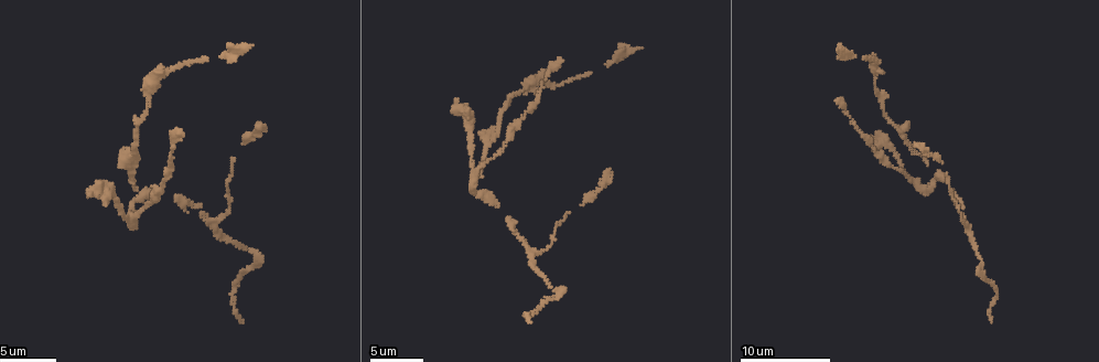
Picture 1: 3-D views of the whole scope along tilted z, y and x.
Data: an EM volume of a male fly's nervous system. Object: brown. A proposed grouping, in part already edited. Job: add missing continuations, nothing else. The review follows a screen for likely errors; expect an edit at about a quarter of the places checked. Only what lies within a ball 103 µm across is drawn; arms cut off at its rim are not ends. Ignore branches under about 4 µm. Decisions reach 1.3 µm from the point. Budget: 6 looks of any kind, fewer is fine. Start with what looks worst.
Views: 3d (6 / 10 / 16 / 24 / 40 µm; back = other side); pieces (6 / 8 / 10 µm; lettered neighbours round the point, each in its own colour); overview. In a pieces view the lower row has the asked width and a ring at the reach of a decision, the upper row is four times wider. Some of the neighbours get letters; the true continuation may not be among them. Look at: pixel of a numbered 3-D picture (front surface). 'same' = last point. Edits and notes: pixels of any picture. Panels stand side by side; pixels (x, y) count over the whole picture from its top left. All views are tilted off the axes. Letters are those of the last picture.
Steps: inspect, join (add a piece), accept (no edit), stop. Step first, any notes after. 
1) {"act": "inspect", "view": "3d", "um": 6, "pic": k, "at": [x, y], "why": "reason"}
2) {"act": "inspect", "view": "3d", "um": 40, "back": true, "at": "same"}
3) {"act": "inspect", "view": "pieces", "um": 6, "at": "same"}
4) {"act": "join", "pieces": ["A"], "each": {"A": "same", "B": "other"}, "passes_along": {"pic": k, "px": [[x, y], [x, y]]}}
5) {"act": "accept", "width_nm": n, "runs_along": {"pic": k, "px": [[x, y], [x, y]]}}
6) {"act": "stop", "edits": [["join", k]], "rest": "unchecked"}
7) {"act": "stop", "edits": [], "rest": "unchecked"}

{"act": "inspect", "view": "pieces", "um": 10, "pic": 1, "at": [240, 320]}

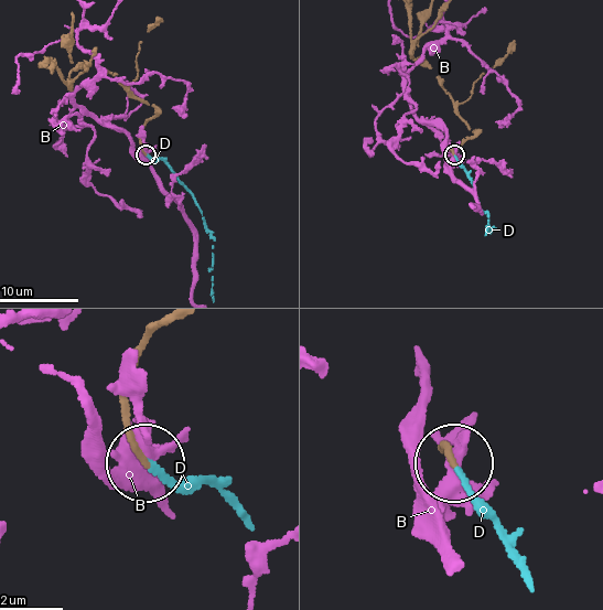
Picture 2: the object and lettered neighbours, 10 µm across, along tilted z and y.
{"act": "join", "pieces": ["D"], "each": {"B": "other", "D": "same"}, "found": "the neuron continues"}

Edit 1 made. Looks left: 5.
{"act": "inspect", "view": "overview"}

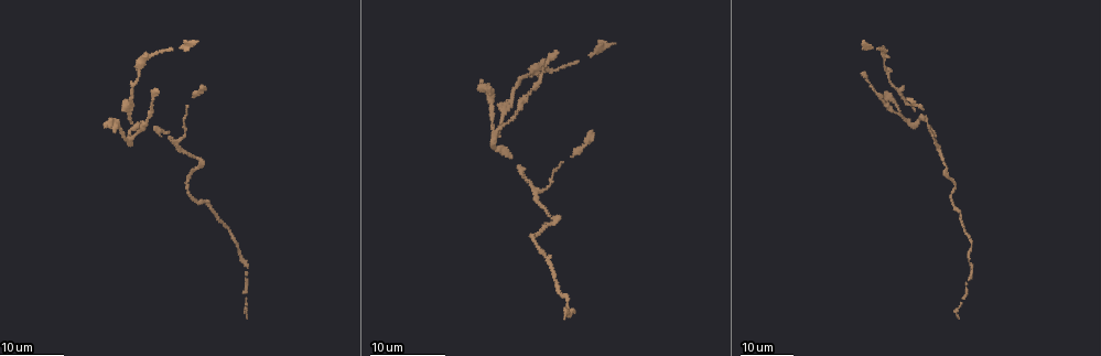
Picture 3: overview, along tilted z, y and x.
{"act": "inspect", "view": "3d", "um": 16, "pic": 3, "at": [591, 133], "why": "an open end"}

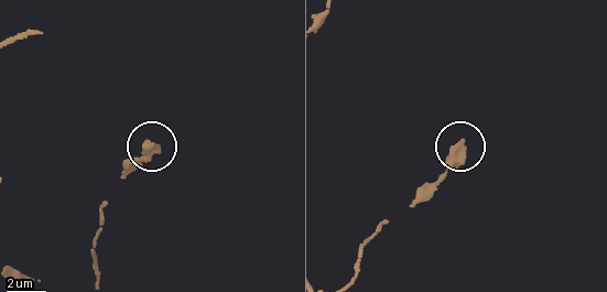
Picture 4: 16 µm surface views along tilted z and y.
{"act": "inspect", "view": "3d", "um": 6, "pic": 4, "at": [153, 145]}

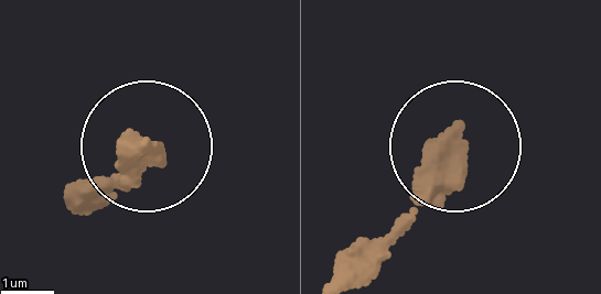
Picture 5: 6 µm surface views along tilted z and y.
{"act": "inspect", "view": "pieces", "um": 10, "pic": 5, "at": [458, 130]}

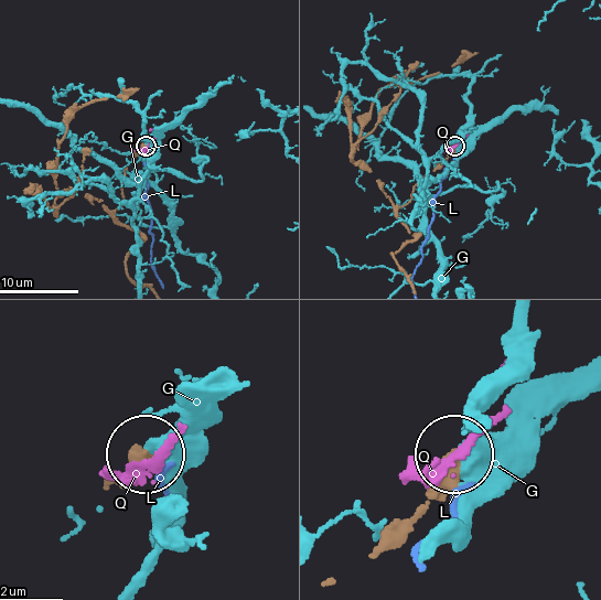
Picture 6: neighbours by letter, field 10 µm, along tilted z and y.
{"act": "accept", "each": {"G": "other", "L": "other", "Q": "other"}, "found": "no lettered piece goes on from it"}

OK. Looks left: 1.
{"act": "inspect", "view": "pieces", "um": 8, "pic": 1, "at": [91, 193]}

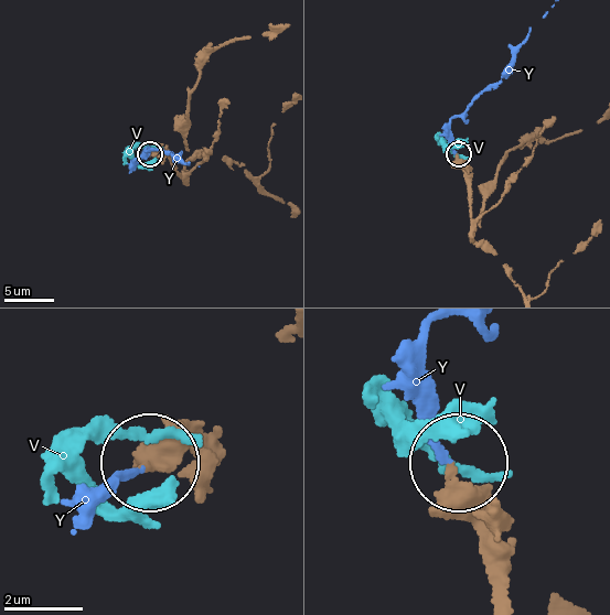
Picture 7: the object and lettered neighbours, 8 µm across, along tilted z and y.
{"act": "join", "pieces": ["Y"], "each": {"V": "other", "Y": "same"}, "found": "it goes on there"}

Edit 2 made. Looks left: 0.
{"act": "stop", "edits": [["join", 2], ["join", 7]], "rest": "unchecked"}

